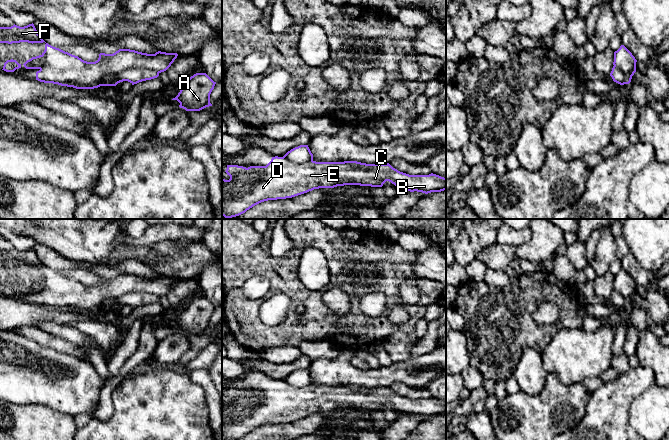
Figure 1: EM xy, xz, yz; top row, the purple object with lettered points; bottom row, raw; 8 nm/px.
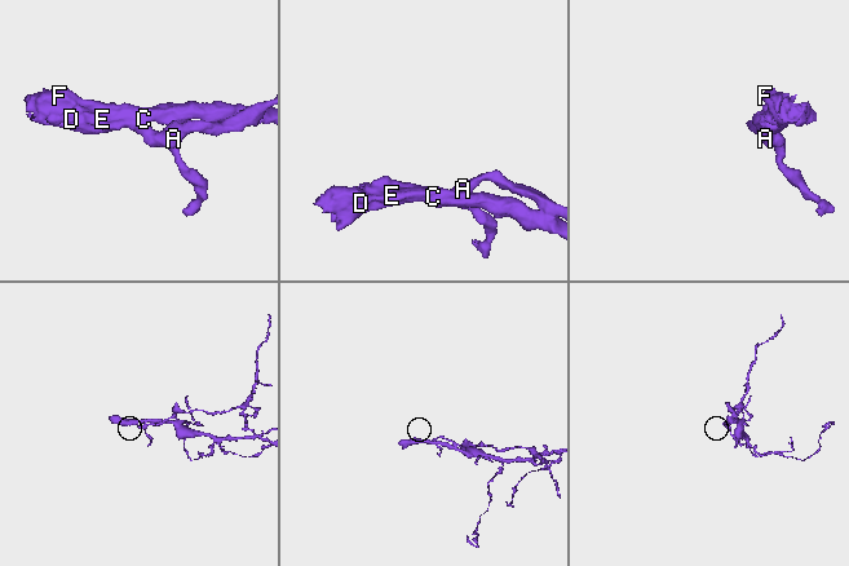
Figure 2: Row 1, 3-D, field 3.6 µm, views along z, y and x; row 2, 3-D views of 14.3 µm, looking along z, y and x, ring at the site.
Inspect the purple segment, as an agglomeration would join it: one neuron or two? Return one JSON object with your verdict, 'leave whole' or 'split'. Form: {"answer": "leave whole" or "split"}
{"answer": "split"}

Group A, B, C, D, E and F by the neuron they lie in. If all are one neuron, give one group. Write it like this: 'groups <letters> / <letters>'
groups A / B C D E F

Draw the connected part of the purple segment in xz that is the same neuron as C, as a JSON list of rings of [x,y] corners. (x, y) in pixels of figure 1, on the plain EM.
[[[275,380],[266,390],[250,390],[246,392],[238,389],[227,389],[225,396],[230,400],[230,403],[222,403],[222,440],[239,440],[264,425],[292,422],[314,413],[334,412],[344,409],[382,411],[386,405],[389,405],[400,415],[417,415],[428,418],[446,414],[446,402],[444,401],[433,397],[429,399],[409,399],[398,395],[389,387],[371,388],[369,391],[353,391],[346,386],[316,386],[311,384],[304,387],[294,387],[284,380]]]

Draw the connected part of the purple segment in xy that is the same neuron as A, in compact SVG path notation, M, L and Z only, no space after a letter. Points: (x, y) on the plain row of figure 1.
M196 297L185 307L178 319L172 324L177 324L180 332L186 335L200 335L212 330L210 318L214 313L214 306L206 297Z

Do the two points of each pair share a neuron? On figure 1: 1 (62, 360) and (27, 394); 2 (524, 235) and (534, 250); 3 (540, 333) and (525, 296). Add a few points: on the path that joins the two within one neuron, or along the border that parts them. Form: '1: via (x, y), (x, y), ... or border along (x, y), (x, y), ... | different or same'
1: via (51, 364), (53, 372), (38, 383) | same
2: border along (530, 229), (530, 238), (515, 247) | different
3: via (531, 324), (525, 318), (525, 305) | same

